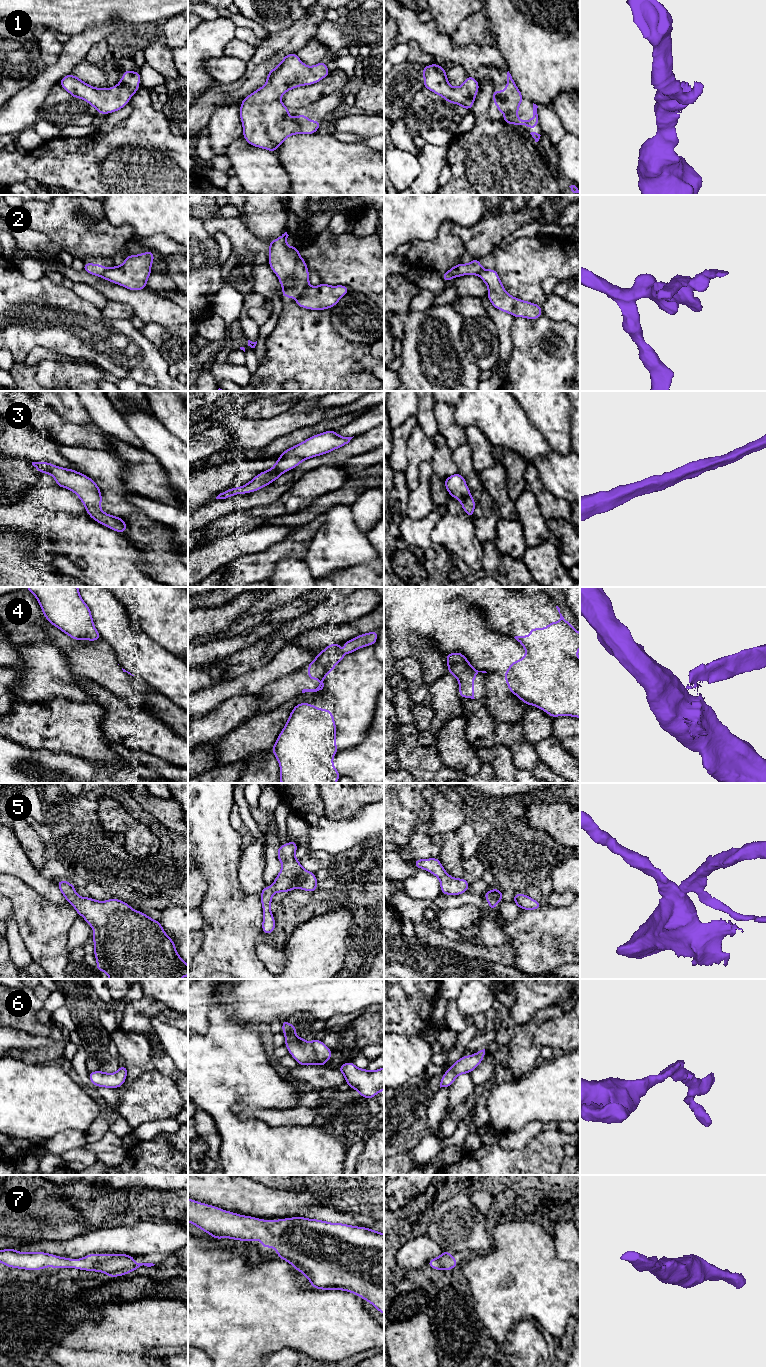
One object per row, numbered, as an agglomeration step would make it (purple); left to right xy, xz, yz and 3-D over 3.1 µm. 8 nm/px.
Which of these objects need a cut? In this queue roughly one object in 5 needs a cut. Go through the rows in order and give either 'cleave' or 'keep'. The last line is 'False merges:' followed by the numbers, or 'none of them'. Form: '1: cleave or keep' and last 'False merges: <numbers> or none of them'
1: keep
2: cleave
3: keep
4: cleave
5: keep
6: keep
7: keep
False merges: 2, 4

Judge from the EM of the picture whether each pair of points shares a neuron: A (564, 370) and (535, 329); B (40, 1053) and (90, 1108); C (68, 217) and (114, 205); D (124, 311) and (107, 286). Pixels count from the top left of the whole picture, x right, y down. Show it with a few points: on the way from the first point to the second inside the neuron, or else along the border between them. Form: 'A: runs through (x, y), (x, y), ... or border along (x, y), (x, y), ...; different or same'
A: runs through (553, 359), (550, 355), (550, 350), (538, 340); same
B: border along (26, 1061), (31, 1063), (54, 1063); different
C: border along (101, 205), (104, 216), (113, 225), (118, 226); different
D: border along (108, 299), (114, 302), (127, 303), (135, 315); different

